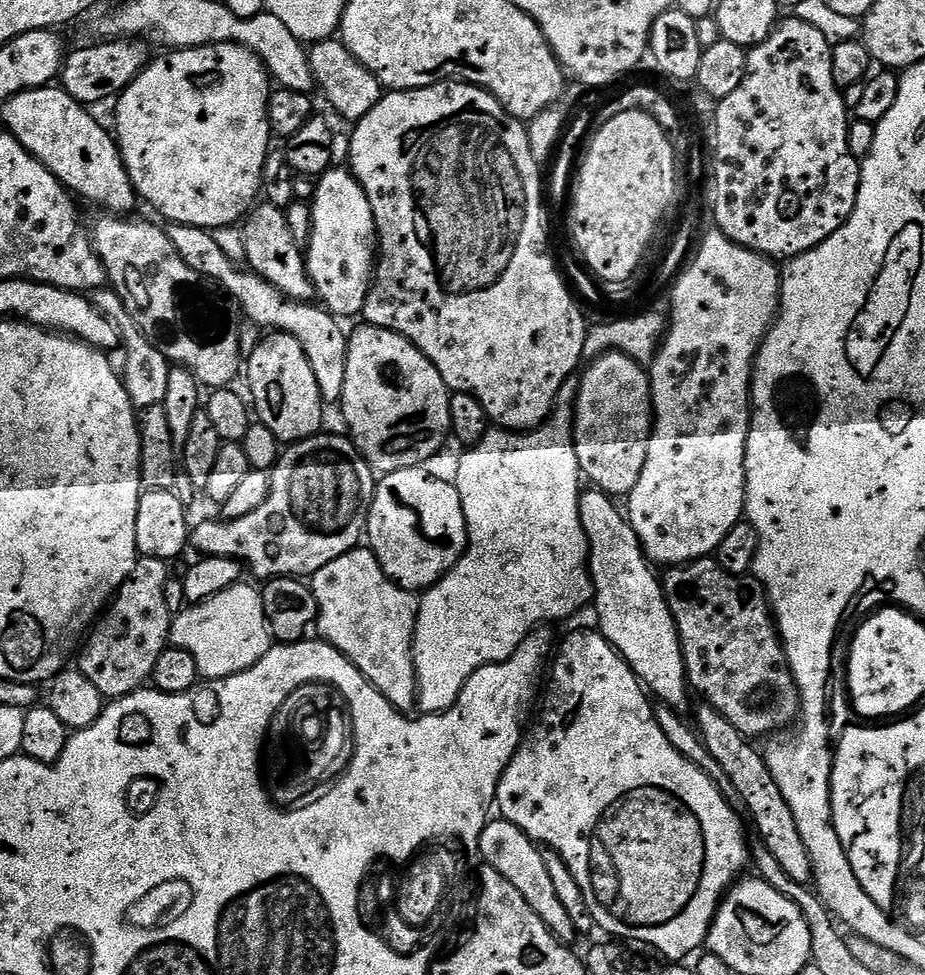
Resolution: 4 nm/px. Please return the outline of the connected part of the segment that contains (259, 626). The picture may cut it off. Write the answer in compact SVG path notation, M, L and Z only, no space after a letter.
M236 583L209 600L185 607L185 612L175 613L171 643L192 655L205 681L225 680L250 670L274 646L261 589L251 588L246 583Z

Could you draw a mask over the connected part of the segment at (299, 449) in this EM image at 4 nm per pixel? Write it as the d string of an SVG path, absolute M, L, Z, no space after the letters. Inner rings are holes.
M317 434L298 440L295 444L289 444L280 453L280 460L272 469L270 475L270 494L266 498L266 502L262 502L262 506L258 506L258 510L254 510L254 514L246 514L246 518L238 518L237 520L225 520L217 518L217 520L204 520L200 525L193 527L190 532L190 544L194 549L197 548L201 557L221 556L222 558L238 560L243 567L253 572L260 579L260 582L267 582L276 577L295 577L310 578L318 570L322 570L322 566L326 566L330 562L334 562L334 558L342 558L342 554L352 551L361 543L362 537L365 535L368 527L368 511L372 505L372 499L376 493L377 477L374 475L374 469L371 464L365 460L360 451L356 449L356 445L352 443L347 435L341 436L324 436L325 434Z

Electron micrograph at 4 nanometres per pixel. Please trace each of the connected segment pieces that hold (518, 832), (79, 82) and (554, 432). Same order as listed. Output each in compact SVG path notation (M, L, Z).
M492 818L484 825L480 835L480 854L484 864L494 866L494 870L498 870L498 874L502 874L502 878L506 878L506 882L512 883L517 888L518 894L522 894L522 898L526 898L526 902L530 902L534 914L538 914L538 918L542 918L542 922L546 922L548 929L557 938L565 942L577 939L577 930L570 922L570 917L566 914L561 899L554 891L553 881L549 877L549 871L546 870L542 851L535 840L532 840L521 828L514 826L508 820Z
M105 39L104 44L92 44L89 48L76 48L67 53L64 66L60 70L59 83L79 104L93 106L103 100L111 101L119 97L130 86L132 79L150 63L149 45L143 39L131 40Z
M567 380L562 390L556 396L557 405L552 409L551 416L535 430L528 430L521 434L516 430L489 430L475 446L469 447L468 452L456 464L454 483L458 494L462 498L462 510L468 527L468 549L453 568L437 582L433 588L427 589L419 597L420 613L416 619L416 639L412 642L412 657L416 667L416 708L424 714L439 714L447 708L452 708L470 674L487 664L497 664L518 647L529 634L537 628L547 625L547 620L564 620L584 607L591 605L594 600L592 577L588 570L588 539L586 530L582 530L580 517L580 493L582 491L582 473L575 453L573 440L573 405L576 403L577 381Z

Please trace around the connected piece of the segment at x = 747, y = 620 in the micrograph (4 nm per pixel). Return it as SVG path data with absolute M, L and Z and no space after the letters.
M712 558L678 564L665 572L668 573L662 576L664 596L668 599L680 635L691 691L701 692L703 699L723 714L726 722L734 725L734 730L749 738L768 738L783 733L787 724L795 725L802 712L800 687L788 667L784 642L772 615L772 605L768 603L768 591L755 575L735 576L722 570L722 566Z

